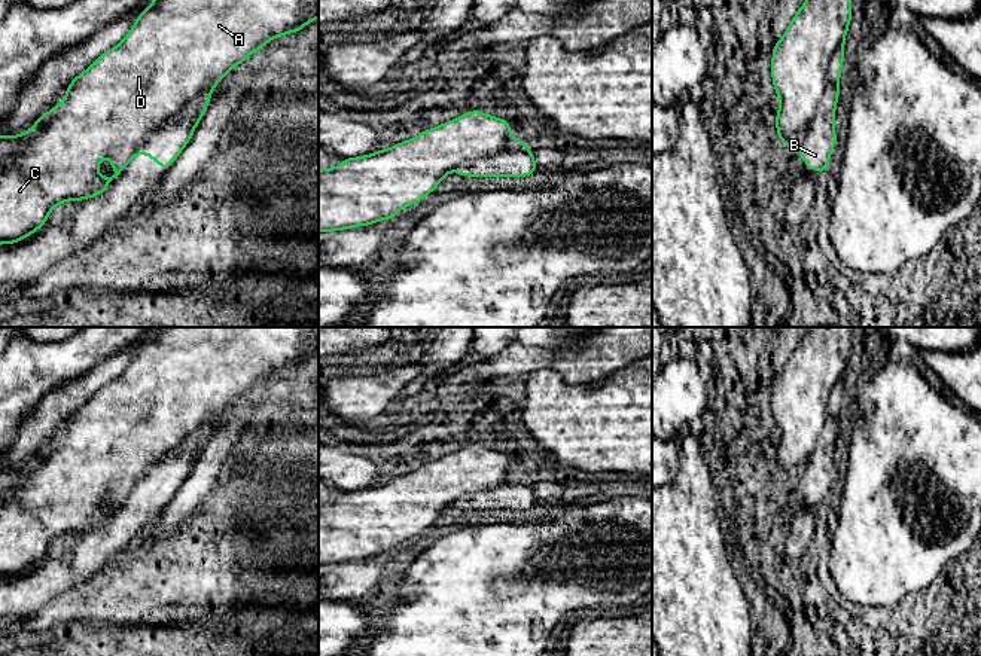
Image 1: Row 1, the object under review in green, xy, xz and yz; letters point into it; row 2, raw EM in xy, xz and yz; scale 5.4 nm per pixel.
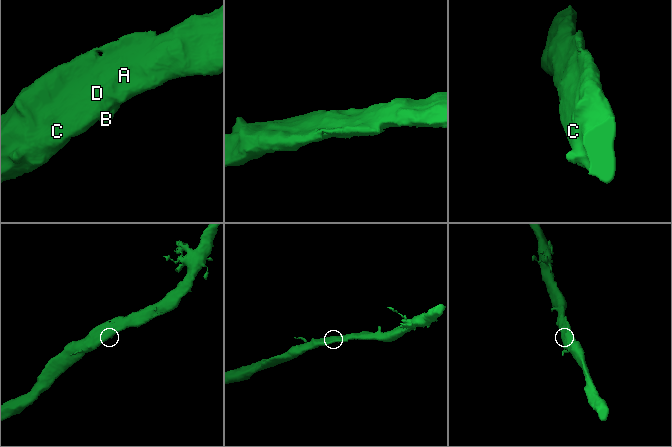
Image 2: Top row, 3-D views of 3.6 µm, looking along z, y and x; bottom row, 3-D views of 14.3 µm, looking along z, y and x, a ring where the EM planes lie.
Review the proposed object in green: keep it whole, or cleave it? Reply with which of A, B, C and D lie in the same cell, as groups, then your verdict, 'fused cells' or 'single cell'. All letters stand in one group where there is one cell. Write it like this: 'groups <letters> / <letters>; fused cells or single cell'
groups A C D / B; fused cells

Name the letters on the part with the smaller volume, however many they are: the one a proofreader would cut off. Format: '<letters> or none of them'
B

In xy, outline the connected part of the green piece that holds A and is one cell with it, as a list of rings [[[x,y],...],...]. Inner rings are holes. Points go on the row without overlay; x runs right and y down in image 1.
[[[159,327],[150,333],[122,375],[70,415],[60,437],[21,469],[0,469],[0,577],[15,577],[34,567],[58,537],[104,527],[168,449],[198,431],[211,430],[214,419],[249,388],[274,370],[293,364],[299,369],[316,351],[319,327]],[[103,489],[112,495],[112,510],[98,507]]]

